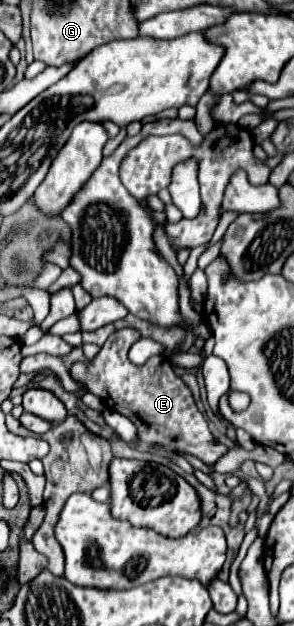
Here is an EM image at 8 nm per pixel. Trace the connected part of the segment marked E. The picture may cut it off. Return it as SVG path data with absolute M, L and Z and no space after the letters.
M116 330L102 346L98 358L94 358L90 364L72 366L72 378L84 382L92 394L102 398L106 404L112 404L116 412L124 414L136 424L140 438L138 450L146 452L152 444L160 444L164 446L164 450L180 454L186 452L200 458L206 464L214 464L224 452L228 452L228 448L212 438L202 412L194 404L190 388L182 382L180 376L176 376L170 360L164 356L148 360L144 366L132 364L128 360L128 350L134 344L134 340L140 340L138 330Z

